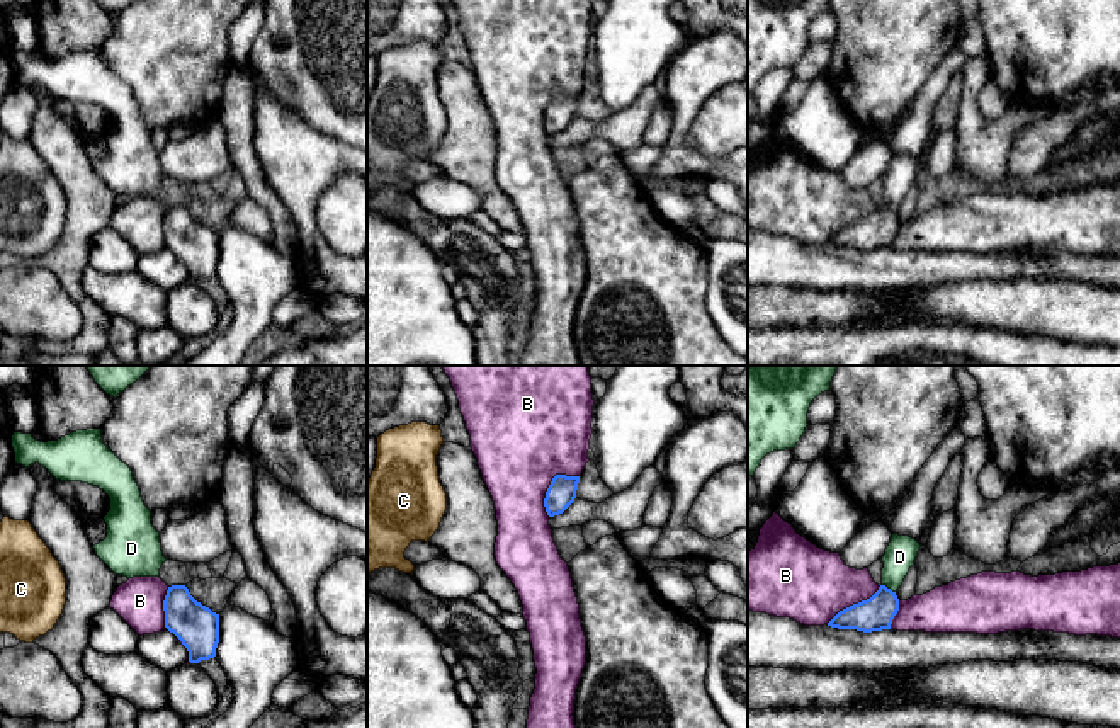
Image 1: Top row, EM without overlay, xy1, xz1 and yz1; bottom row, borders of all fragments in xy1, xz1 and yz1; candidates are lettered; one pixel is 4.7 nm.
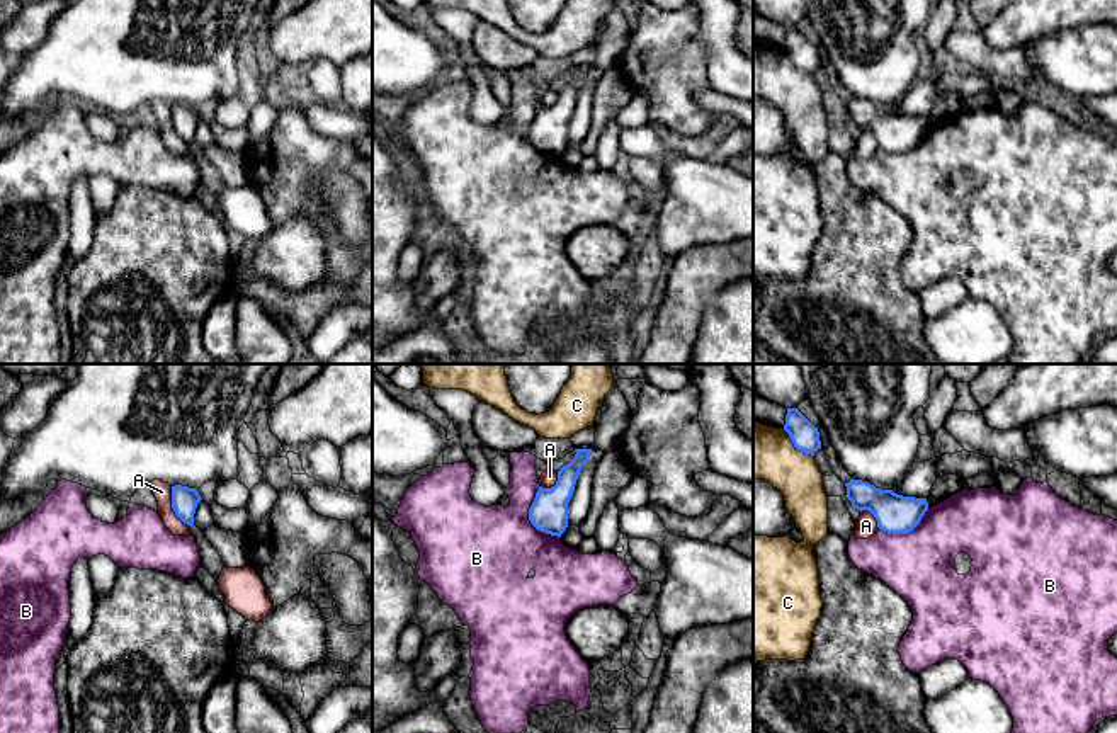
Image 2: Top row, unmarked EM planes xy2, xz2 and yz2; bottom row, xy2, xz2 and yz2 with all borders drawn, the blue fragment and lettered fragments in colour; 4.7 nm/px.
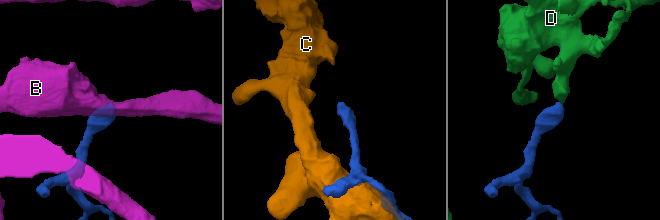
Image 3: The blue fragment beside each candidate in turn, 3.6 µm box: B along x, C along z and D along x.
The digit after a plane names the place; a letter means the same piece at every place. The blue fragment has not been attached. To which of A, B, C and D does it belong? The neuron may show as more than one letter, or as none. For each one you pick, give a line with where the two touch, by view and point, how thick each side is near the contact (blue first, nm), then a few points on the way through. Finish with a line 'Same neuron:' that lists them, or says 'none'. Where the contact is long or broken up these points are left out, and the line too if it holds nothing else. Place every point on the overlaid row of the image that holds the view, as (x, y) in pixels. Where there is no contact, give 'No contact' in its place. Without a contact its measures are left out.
D: Touches blue at yz1 (889, 589). Thickness 160 nm (blue) against 150 nm. Path across: yz1 (874, 614), (884, 604), (889, 589), (899, 557)
Same neuron: D

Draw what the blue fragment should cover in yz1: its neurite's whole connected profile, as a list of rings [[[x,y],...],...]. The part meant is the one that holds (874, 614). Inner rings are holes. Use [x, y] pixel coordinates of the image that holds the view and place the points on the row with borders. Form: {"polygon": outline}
{"polygon": [[[892,534],[882,556],[882,585],[879,590],[870,599],[840,611],[828,626],[863,633],[891,629],[892,619],[899,611],[896,592],[914,565],[919,548],[921,544],[916,539]]]}

